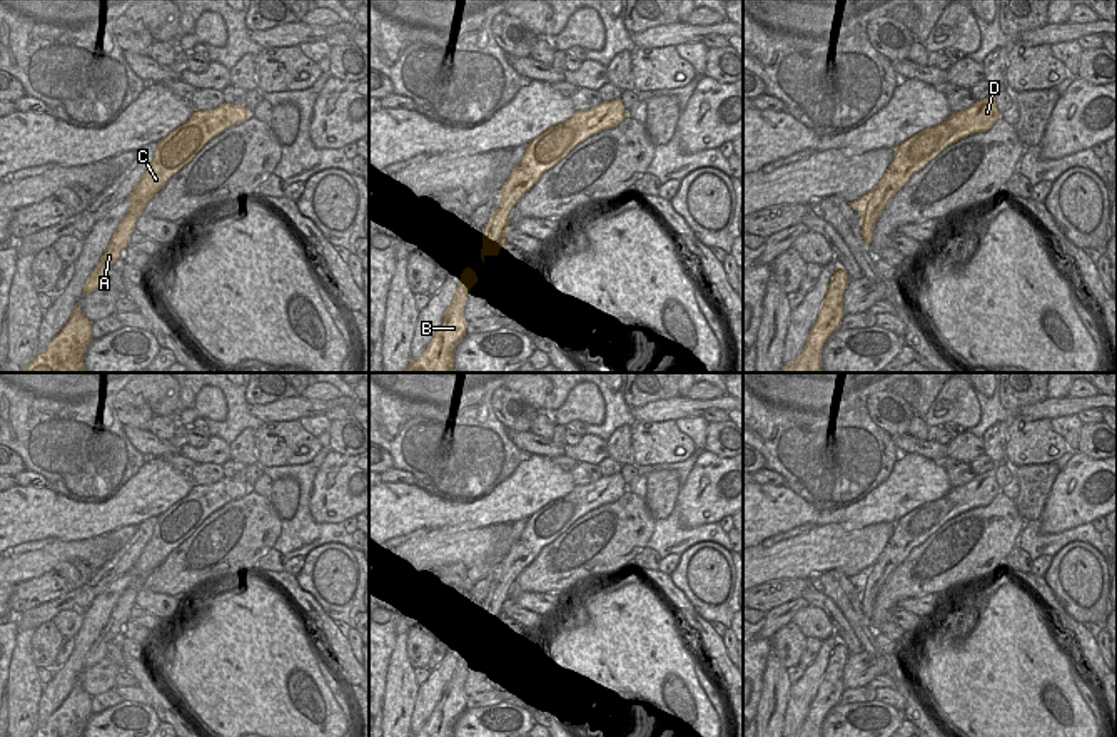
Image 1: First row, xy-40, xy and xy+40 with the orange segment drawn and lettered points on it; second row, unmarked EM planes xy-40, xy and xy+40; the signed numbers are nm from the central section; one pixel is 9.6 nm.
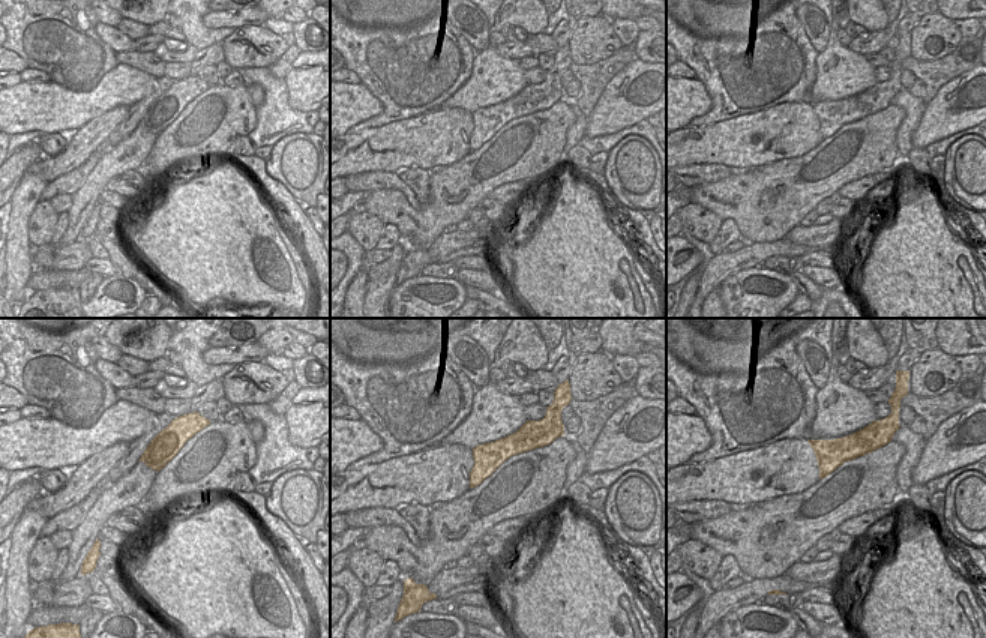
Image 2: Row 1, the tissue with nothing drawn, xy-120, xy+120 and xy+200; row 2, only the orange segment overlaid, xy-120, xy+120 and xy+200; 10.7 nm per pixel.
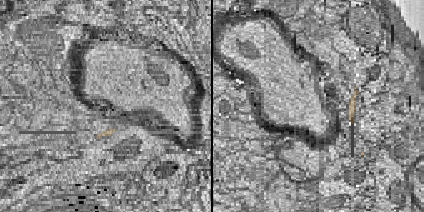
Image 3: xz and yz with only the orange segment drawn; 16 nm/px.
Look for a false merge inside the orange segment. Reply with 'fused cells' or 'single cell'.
single cell

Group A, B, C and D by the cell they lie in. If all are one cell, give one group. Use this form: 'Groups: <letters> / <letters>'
Groups: A B C D.

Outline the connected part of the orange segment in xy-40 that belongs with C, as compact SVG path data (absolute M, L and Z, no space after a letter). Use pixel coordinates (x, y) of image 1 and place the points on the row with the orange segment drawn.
M222 104L212 110L194 110L189 120L174 129L157 142L154 159L144 177L129 196L130 209L120 221L110 244L99 264L90 272L83 294L97 291L107 279L107 269L120 259L120 252L129 247L135 222L147 202L167 184L167 180L185 167L195 154L224 130L249 119L247 107Z

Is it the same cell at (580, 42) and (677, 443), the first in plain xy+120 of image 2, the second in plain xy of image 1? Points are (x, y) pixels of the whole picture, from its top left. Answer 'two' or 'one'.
one

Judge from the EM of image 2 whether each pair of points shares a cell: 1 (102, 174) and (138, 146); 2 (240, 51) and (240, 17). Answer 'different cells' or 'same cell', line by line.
1: same cell
2: different cells

